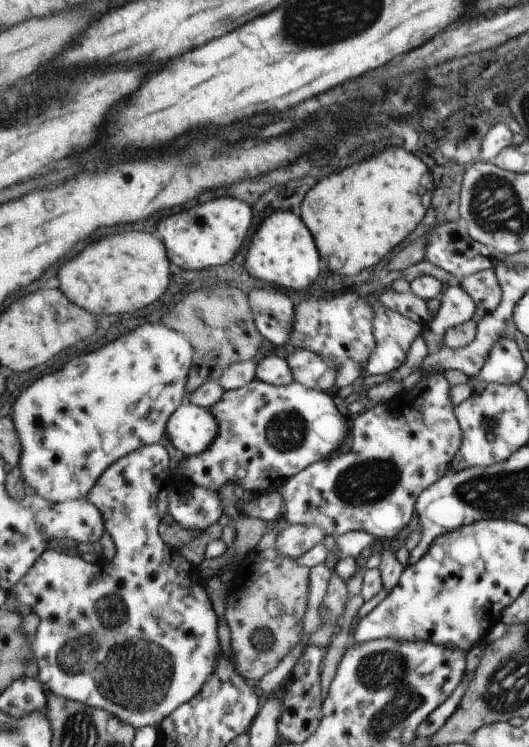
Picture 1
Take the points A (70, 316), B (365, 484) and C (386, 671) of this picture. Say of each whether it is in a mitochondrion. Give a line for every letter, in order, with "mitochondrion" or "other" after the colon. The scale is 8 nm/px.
A: mitochondrion
B: mitochondrion
C: mitochondrion

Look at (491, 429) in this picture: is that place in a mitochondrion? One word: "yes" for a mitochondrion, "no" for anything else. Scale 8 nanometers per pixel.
yes

